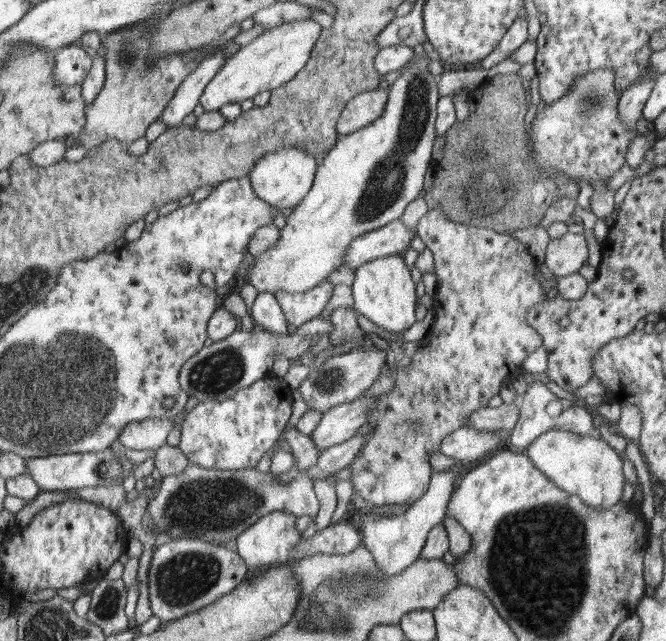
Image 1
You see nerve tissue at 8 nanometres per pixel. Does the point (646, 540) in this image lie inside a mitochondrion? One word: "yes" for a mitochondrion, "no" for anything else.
no

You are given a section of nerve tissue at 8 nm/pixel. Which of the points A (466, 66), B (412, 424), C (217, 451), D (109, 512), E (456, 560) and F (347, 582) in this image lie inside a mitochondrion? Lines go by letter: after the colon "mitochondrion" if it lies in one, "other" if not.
A: other
B: mitochondrion
C: other
D: other
E: other
F: mitochondrion

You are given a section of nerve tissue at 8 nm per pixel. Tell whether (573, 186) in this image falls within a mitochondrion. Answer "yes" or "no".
no

